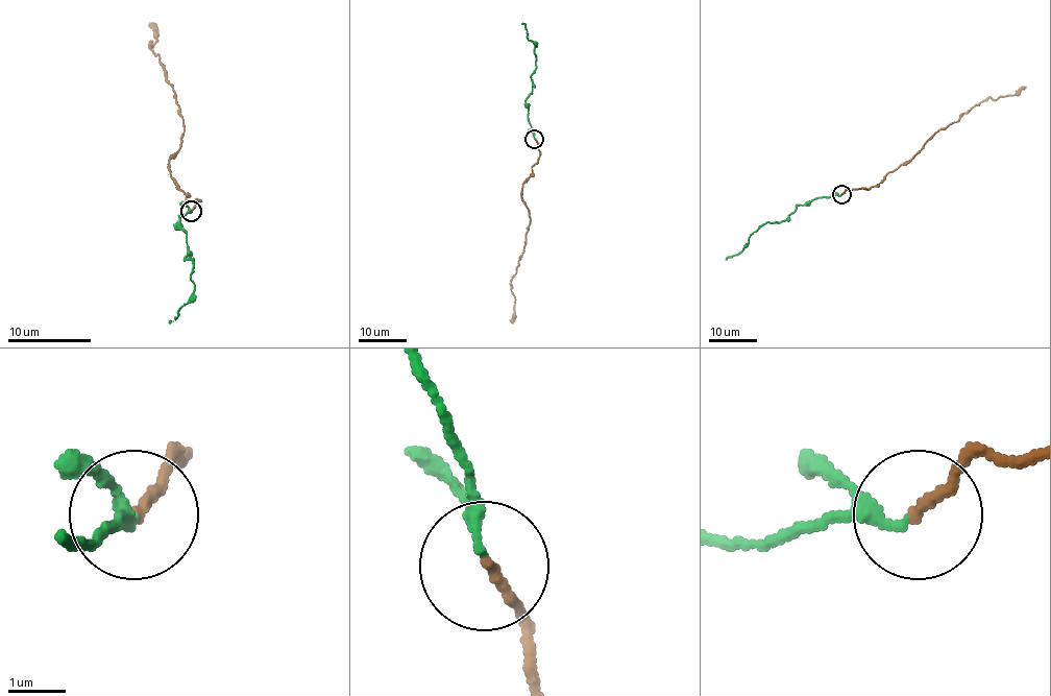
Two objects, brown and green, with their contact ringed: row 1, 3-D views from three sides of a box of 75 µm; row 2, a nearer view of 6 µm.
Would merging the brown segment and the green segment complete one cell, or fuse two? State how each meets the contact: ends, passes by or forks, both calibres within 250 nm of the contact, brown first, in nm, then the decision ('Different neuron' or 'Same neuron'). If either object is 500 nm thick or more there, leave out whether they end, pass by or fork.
At the ring brown ends. At the ring green passes by. Thickness 180 nm (brown) against 150 nm. Same neuron

